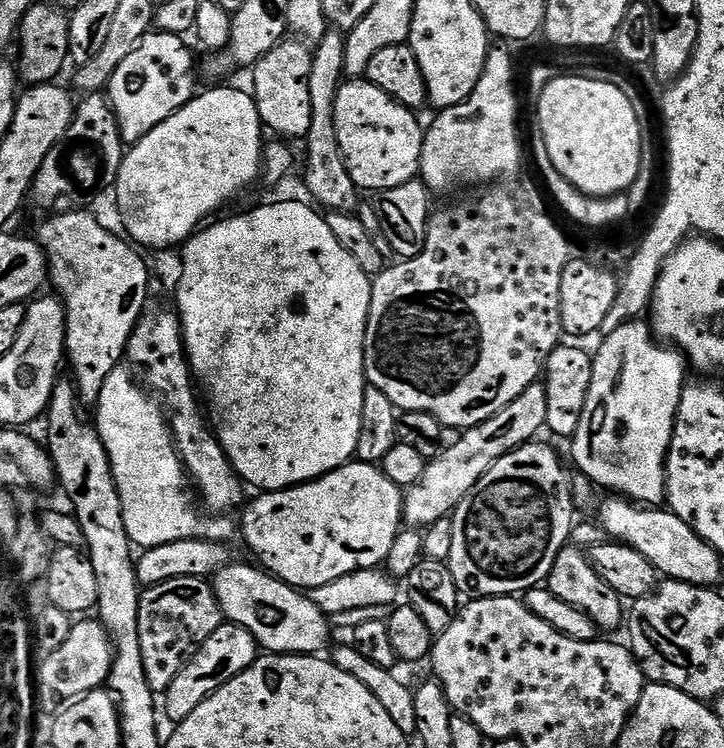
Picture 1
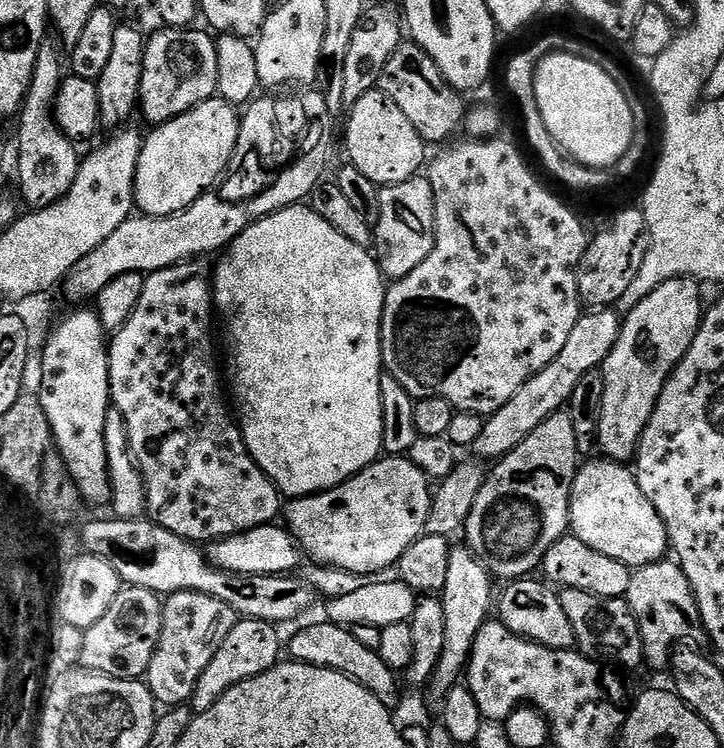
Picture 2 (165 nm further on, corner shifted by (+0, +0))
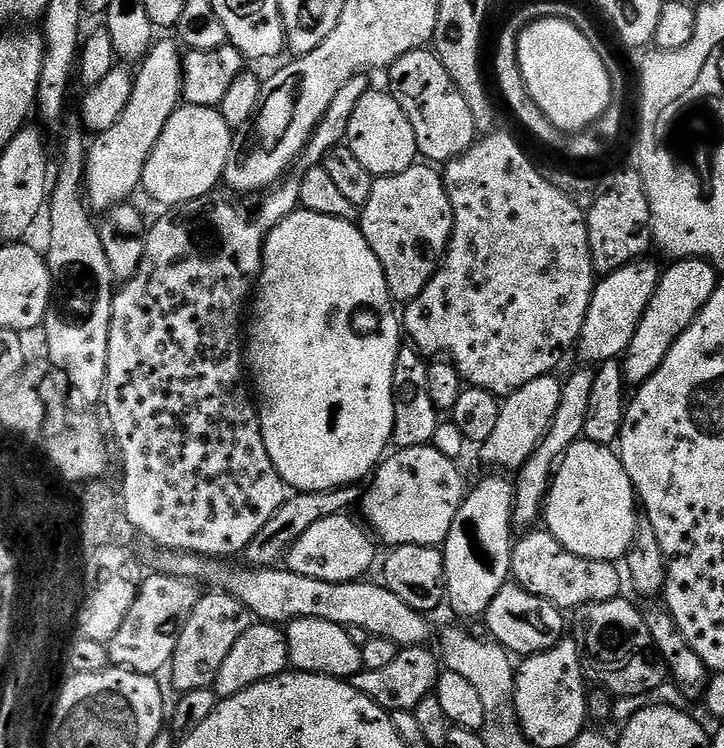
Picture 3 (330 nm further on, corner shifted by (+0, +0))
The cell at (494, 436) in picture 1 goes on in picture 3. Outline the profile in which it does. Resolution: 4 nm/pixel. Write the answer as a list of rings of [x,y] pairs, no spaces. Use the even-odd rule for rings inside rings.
[[[641,258],[633,264],[622,266],[616,272],[607,273],[604,280],[592,289],[592,301],[586,314],[586,322],[582,322],[578,353],[581,361],[592,366],[599,366],[606,360],[623,357],[628,351],[630,342],[634,342],[634,330],[638,330],[638,322],[642,322],[642,314],[646,314],[646,306],[650,306],[650,298],[654,298],[654,290],[662,275],[661,265],[656,265],[652,258]]]

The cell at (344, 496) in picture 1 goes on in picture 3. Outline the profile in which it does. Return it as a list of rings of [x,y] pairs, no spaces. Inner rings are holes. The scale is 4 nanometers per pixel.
[[[431,446],[393,451],[375,469],[370,480],[372,485],[363,493],[367,527],[376,536],[380,535],[388,546],[417,544],[435,548],[443,545],[466,495],[460,466],[457,461],[446,458],[446,454],[438,454],[438,450]]]

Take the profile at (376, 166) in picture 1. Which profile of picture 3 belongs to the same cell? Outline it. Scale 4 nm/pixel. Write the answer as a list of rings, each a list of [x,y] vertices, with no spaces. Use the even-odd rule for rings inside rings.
[[[369,90],[358,98],[354,118],[350,118],[346,146],[354,150],[358,162],[362,162],[374,178],[402,174],[402,170],[413,167],[418,160],[414,126],[410,126],[410,118],[402,114],[402,106],[398,106],[398,102],[384,90]]]

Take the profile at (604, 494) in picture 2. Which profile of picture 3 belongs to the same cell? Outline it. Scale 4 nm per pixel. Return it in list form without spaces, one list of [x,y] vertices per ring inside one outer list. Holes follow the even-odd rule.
[[[575,440],[564,451],[548,486],[542,524],[566,550],[582,558],[623,561],[636,537],[638,497],[619,455],[603,444]]]

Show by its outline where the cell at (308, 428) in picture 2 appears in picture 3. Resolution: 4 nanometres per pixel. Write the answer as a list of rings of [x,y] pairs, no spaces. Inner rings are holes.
[[[297,210],[291,212],[282,222],[278,222],[274,230],[270,230],[264,243],[264,257],[254,285],[254,295],[250,300],[252,321],[249,324],[247,321],[246,324],[246,368],[254,385],[255,399],[258,401],[260,433],[266,442],[266,454],[270,454],[270,462],[274,462],[278,474],[289,489],[296,492],[321,492],[356,486],[361,483],[359,480],[363,476],[371,477],[377,465],[385,459],[394,430],[394,358],[398,358],[398,350],[402,347],[402,320],[392,307],[394,301],[388,293],[386,278],[382,274],[382,262],[374,258],[374,250],[370,250],[366,238],[353,221],[326,218],[326,214]]]

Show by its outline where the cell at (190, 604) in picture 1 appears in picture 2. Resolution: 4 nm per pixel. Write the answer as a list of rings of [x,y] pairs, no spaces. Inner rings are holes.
[[[174,592],[163,601],[162,630],[158,634],[158,646],[154,650],[154,658],[150,658],[150,666],[146,683],[157,705],[165,709],[187,705],[194,694],[194,686],[198,686],[198,678],[202,678],[202,670],[210,666],[214,654],[218,654],[218,646],[226,642],[226,634],[234,630],[237,622],[236,611],[226,602],[218,602],[218,598],[210,598],[201,592]]]

